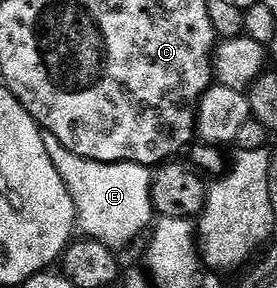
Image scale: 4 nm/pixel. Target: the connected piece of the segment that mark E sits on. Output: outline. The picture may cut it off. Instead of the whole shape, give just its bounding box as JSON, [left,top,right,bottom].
[44,133,153,251]

